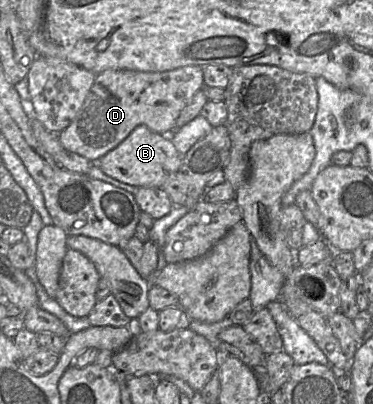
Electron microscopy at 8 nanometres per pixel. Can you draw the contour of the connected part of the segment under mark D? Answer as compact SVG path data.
M183 66L173 70L164 71L164 72L140 72L134 70L120 70L120 69L108 69L99 74L97 74L95 81L88 93L88 96L77 114L74 120L70 125L58 133L59 140L61 144L69 151L77 153L90 162L98 162L100 158L106 155L108 152L116 148L122 141L124 141L130 133L138 126L144 125L150 130L159 133L161 135L170 135L175 130L176 121L182 112L182 110L190 103L194 95L204 88L204 79L203 79L203 69L201 66Z

